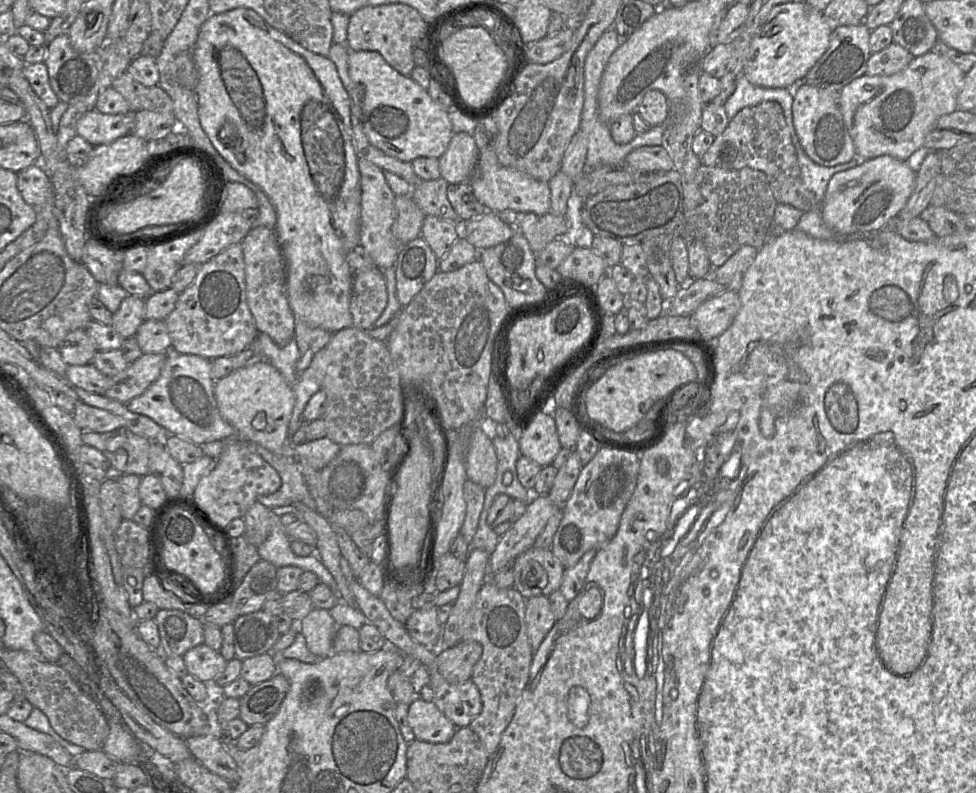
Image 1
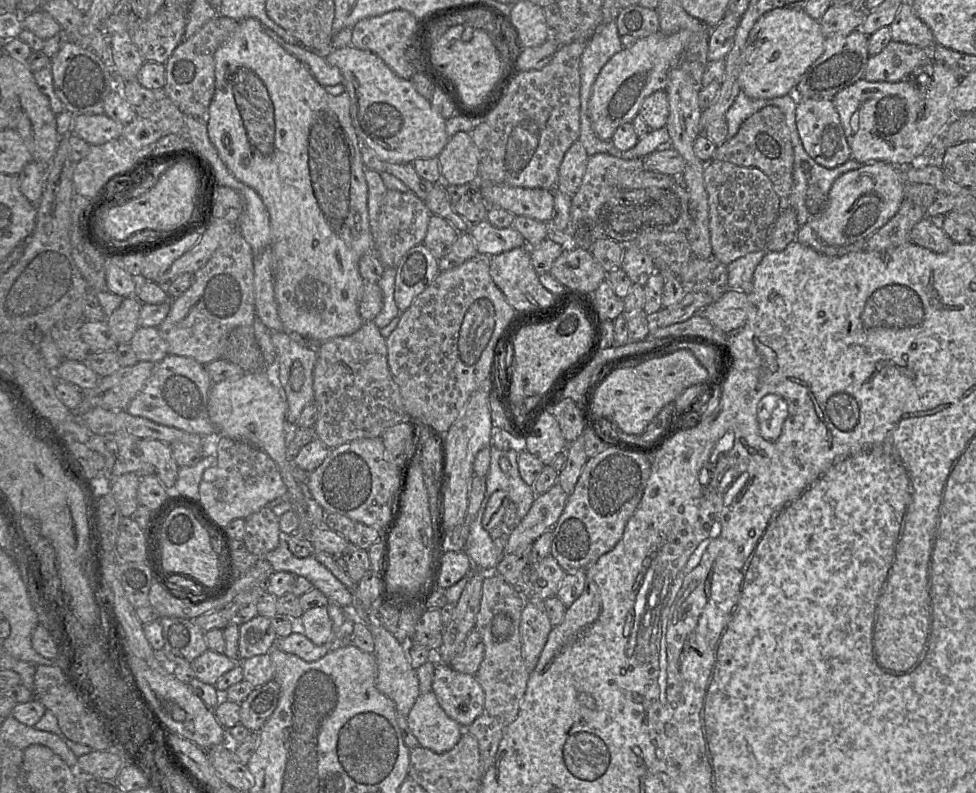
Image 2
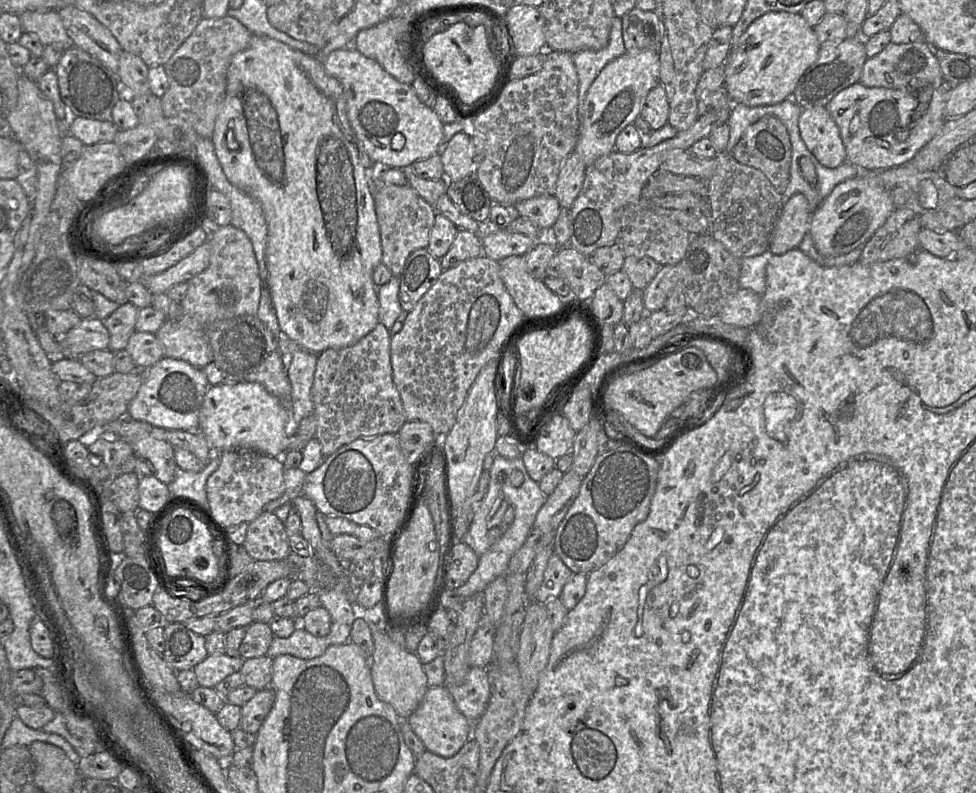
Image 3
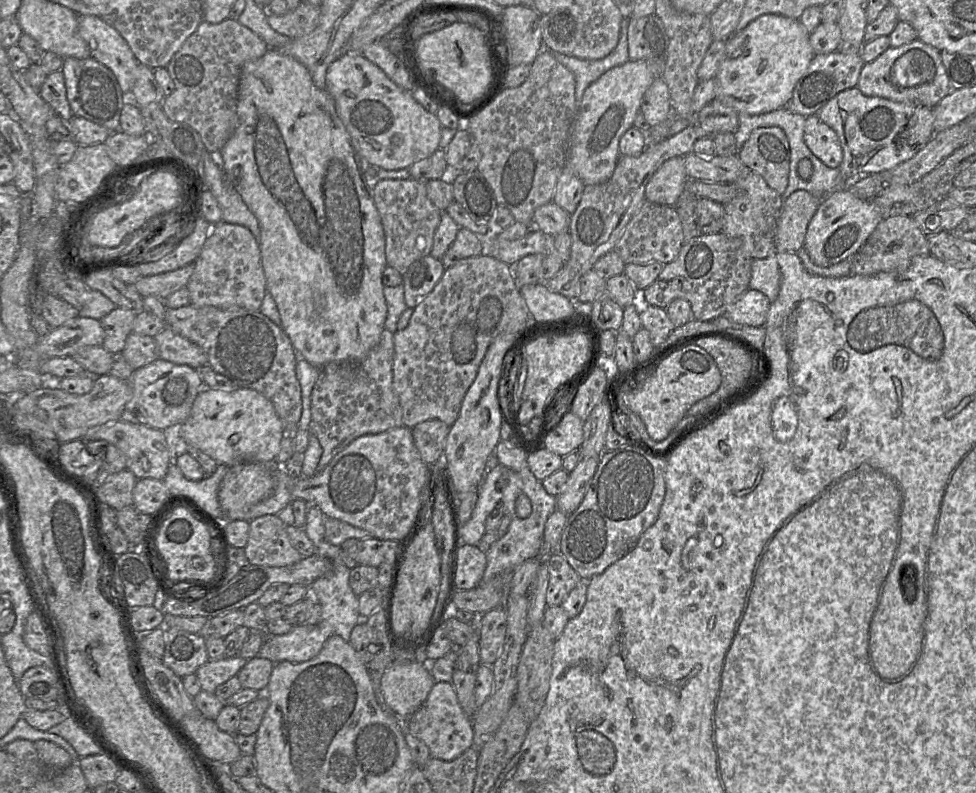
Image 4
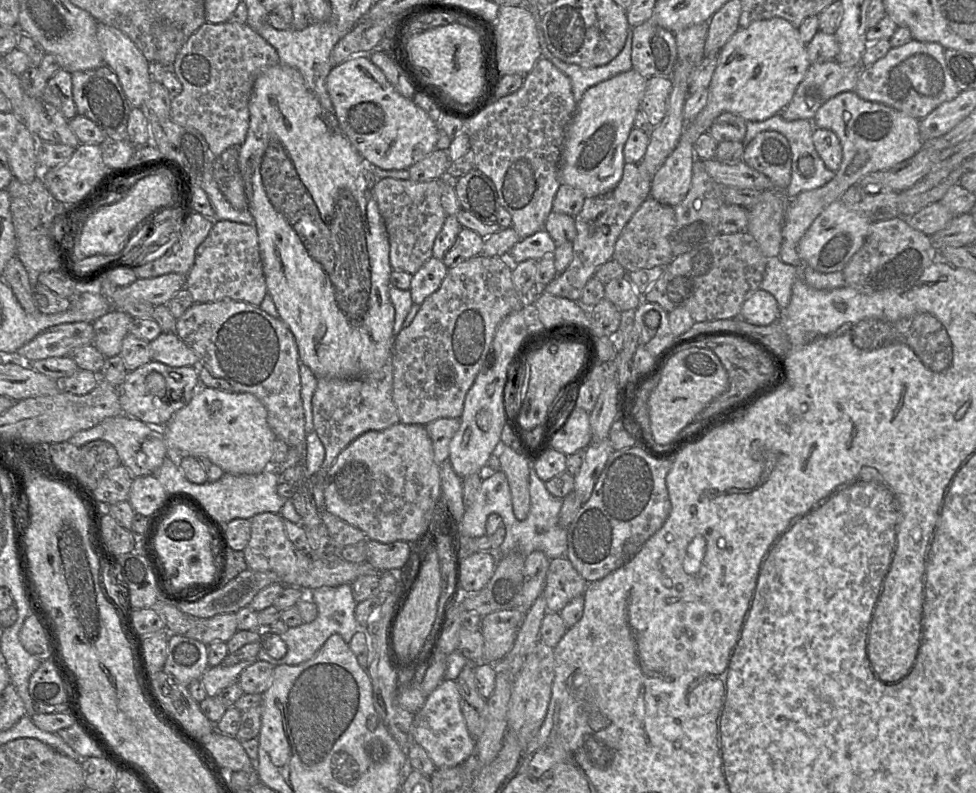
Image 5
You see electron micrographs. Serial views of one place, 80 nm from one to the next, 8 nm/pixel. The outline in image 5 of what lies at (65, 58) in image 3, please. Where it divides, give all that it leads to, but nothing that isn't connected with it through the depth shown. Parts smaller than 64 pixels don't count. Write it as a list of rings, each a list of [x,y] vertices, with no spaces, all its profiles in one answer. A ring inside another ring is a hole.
[[[104,64],[93,70],[75,71],[71,75],[72,94],[77,113],[93,121],[107,138],[127,140],[127,123],[132,106],[116,73]]]

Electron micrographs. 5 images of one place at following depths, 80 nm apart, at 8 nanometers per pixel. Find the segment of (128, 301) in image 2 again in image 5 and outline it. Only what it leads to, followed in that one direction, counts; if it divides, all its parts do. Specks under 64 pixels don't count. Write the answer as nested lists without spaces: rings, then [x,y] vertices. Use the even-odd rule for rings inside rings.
[[[112,308],[92,323],[94,329],[92,345],[106,358],[119,355],[132,319],[127,313]]]

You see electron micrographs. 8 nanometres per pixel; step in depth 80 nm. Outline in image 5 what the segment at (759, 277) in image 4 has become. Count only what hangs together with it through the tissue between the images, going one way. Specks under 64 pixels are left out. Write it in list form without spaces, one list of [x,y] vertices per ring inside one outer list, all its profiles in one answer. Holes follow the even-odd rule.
[[[773,256],[767,258],[765,273],[759,289],[773,295],[782,310],[789,305],[792,286],[797,279],[803,280],[801,259],[800,266],[795,267],[782,262],[779,256]]]

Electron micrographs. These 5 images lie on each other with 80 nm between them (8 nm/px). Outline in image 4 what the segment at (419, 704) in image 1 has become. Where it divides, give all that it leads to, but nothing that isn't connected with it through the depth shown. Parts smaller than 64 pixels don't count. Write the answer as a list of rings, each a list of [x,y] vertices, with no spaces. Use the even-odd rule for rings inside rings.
[[[434,682],[424,703],[406,720],[406,731],[428,747],[431,757],[443,761],[454,760],[474,746],[471,718],[461,708],[451,682]]]

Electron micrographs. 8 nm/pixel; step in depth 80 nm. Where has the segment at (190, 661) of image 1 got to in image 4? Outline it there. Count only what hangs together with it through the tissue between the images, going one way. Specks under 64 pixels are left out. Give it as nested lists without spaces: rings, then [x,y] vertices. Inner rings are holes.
[[[238,655],[207,661],[196,671],[201,689],[206,692],[215,693],[217,687],[236,676],[246,665],[247,661],[248,659]]]

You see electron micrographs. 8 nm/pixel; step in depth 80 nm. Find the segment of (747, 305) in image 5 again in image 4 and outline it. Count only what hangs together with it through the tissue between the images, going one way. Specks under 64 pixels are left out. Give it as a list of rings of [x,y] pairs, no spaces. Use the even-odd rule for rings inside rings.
[[[748,289],[726,312],[726,316],[739,324],[764,327],[771,302],[758,290]]]

